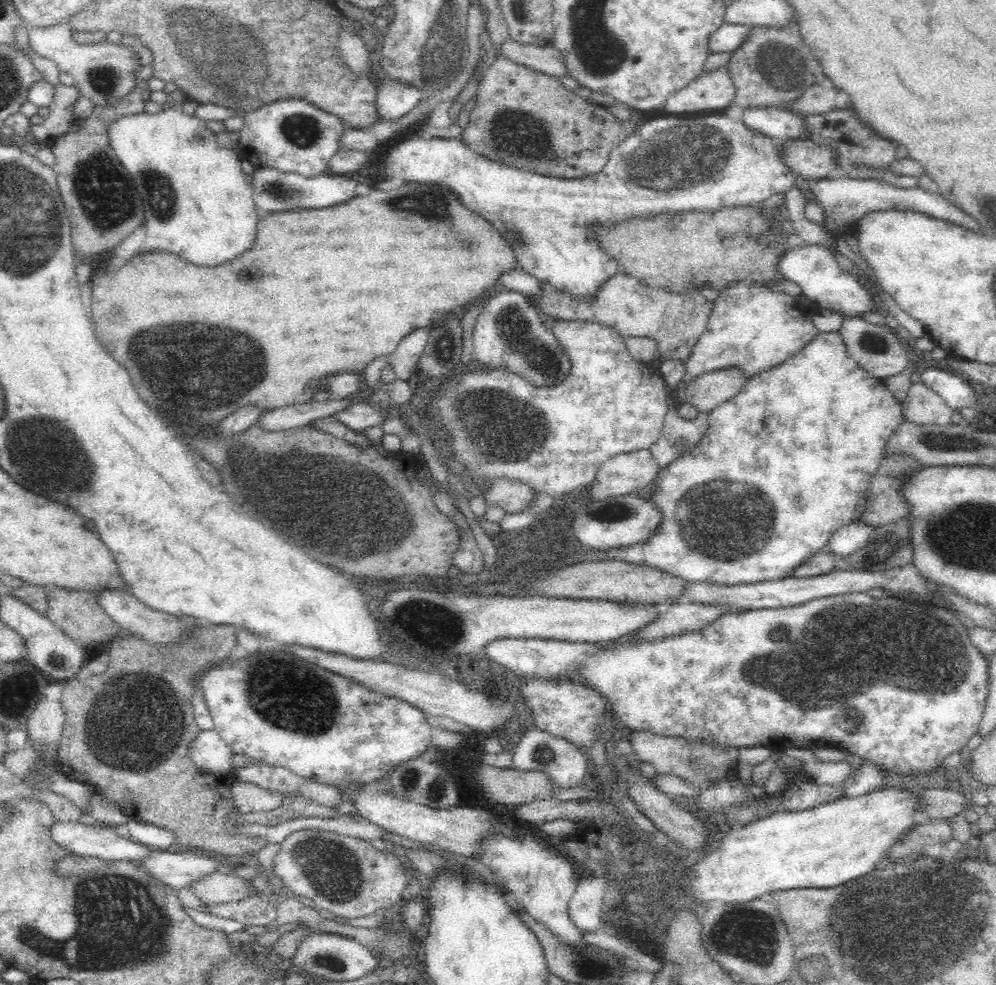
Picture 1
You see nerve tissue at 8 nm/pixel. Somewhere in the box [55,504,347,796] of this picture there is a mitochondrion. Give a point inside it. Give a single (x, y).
(130, 729)

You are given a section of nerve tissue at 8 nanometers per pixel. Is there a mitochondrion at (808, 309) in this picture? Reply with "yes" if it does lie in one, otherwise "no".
no

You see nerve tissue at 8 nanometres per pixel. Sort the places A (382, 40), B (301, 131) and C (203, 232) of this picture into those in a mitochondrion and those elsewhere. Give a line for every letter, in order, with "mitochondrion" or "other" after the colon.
A: other
B: mitochondrion
C: other

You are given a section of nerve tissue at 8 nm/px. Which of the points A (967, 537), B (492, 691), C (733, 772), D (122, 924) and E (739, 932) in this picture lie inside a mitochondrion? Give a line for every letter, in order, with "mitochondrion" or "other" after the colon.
A: mitochondrion
B: other
C: other
D: mitochondrion
E: mitochondrion

